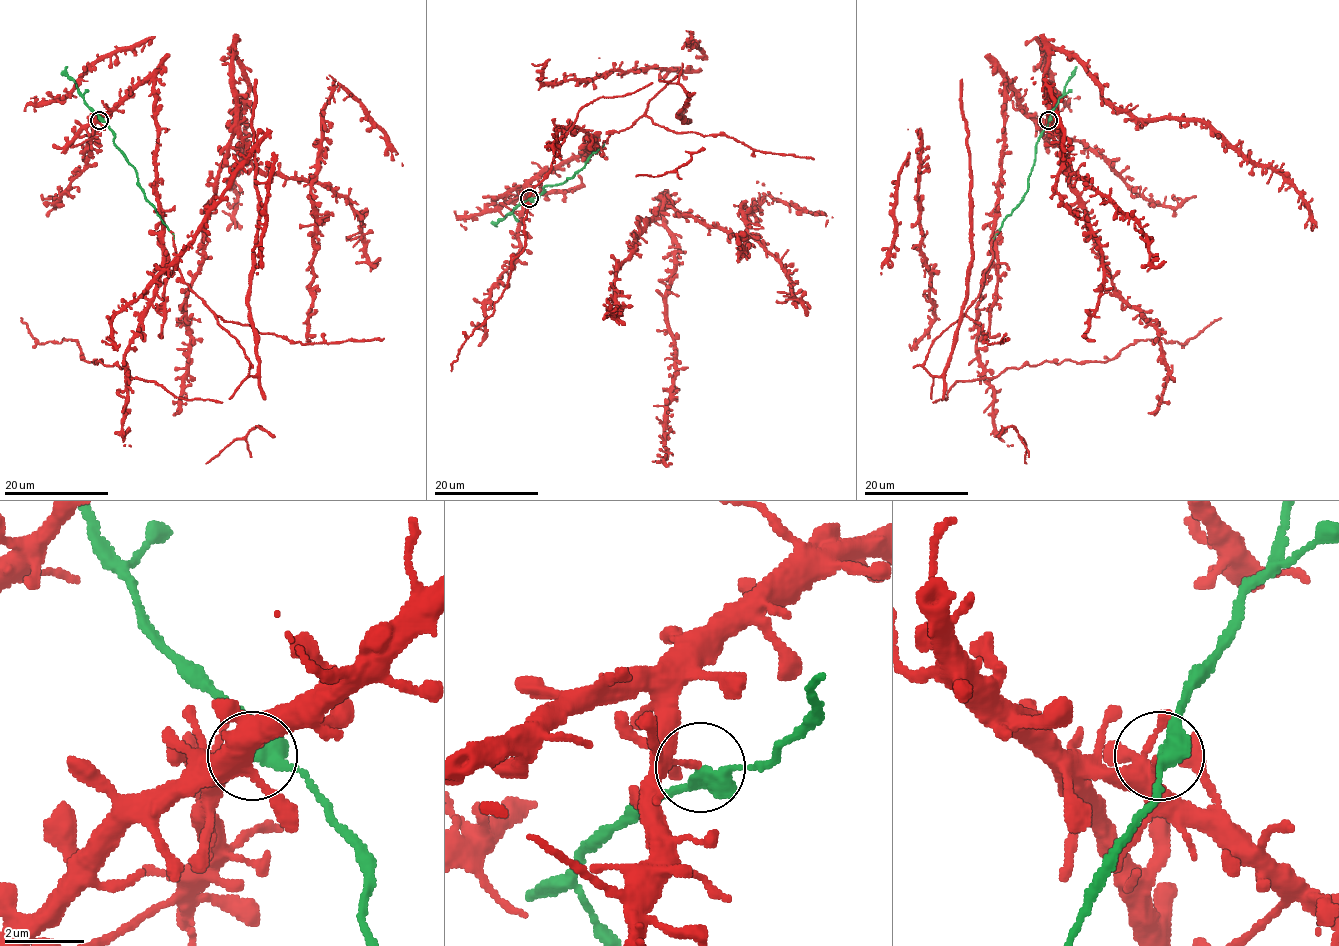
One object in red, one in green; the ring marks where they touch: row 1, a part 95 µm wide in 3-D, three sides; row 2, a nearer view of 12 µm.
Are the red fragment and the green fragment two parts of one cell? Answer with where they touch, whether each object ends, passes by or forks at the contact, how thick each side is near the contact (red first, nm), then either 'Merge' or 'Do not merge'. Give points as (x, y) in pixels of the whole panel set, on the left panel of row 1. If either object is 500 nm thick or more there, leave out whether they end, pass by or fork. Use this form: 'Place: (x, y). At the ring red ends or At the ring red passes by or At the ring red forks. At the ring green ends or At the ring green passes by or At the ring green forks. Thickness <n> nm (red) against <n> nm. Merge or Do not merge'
Place: (99, 120). At the ring red ends. At the ring green passes by. Thickness 150 nm (red) against 420 nm. Merge

